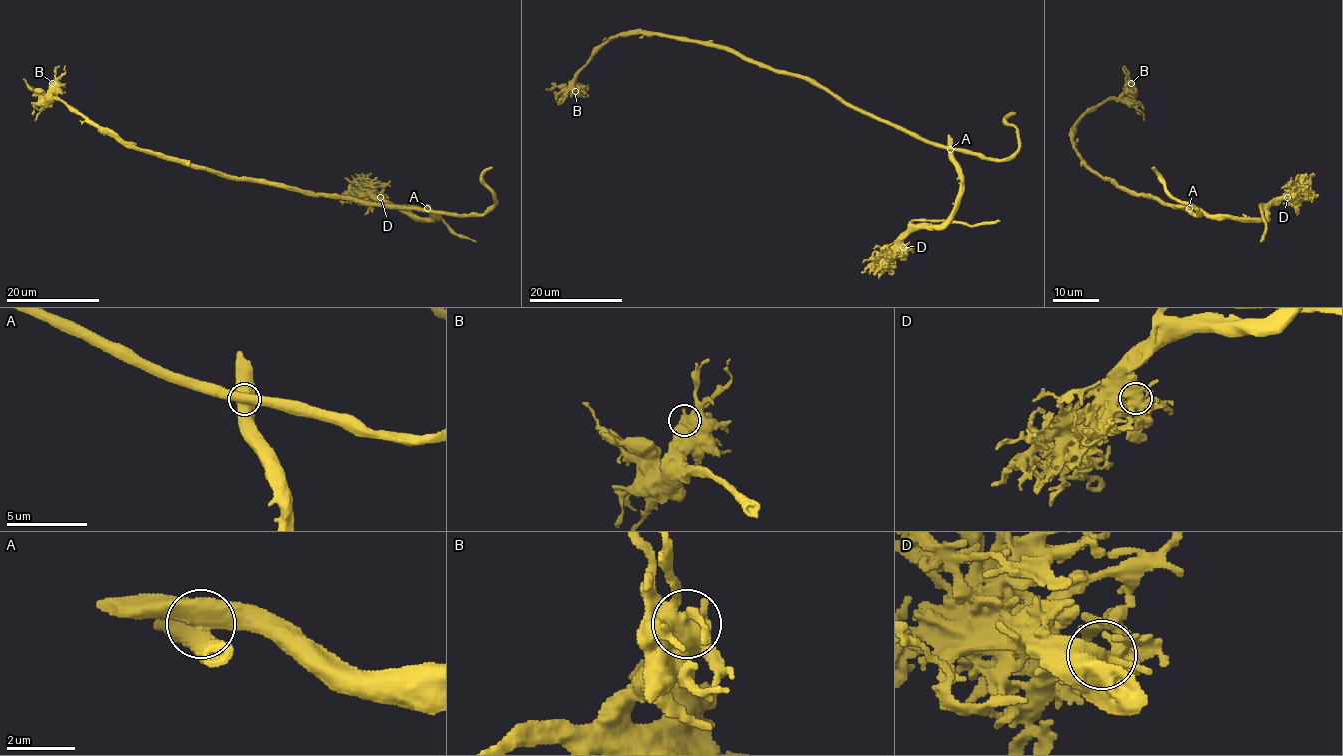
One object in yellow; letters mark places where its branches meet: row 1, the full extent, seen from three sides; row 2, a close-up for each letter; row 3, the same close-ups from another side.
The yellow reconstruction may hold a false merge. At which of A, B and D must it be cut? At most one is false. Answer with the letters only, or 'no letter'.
A

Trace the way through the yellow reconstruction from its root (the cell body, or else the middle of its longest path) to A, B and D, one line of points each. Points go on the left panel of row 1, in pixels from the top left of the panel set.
A: (295, 189), (347, 196), (388, 206), (427, 209)
B: (295, 189), (272, 182), (235, 180), (201, 167), (128, 148), (103, 133), (69, 105), (55, 100), (52, 83)
D: (295, 189), (347, 196), (388, 206), (421, 207), (438, 215), (407, 215), (385, 204), (380, 197)

